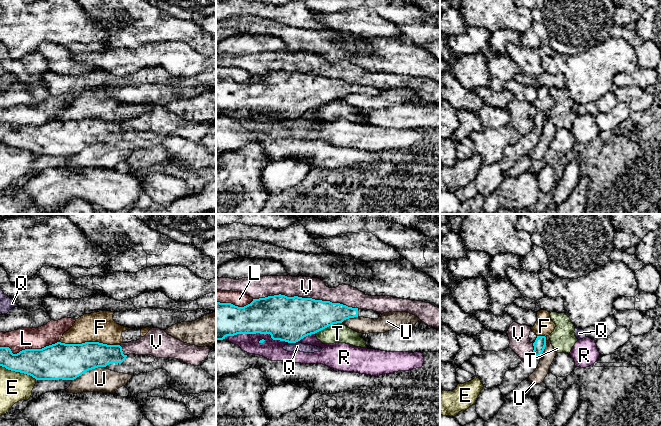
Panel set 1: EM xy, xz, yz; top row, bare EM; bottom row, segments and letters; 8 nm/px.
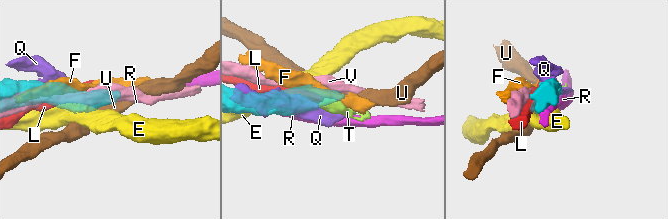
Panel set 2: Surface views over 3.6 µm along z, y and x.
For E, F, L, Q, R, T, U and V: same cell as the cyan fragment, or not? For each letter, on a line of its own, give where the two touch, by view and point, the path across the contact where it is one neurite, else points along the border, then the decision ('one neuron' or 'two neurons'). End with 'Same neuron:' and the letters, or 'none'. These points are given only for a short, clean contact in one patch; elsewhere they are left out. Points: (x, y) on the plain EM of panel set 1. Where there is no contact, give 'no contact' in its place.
E: meets cyan in xy at (18, 147); two neurons
F: meets cyan in xy at (88, 118); two neurons
L: meets cyan in xy at (29, 125); two neurons
Q: meets cyan in xz at (293, 118); two neurons
R: meets cyan in xz at (257, 108); two neurons
T: meets cyan in xz at (327, 102); border along xz (341, 98), (331, 100), (314, 109); two neurons
U: meets cyan in xy at (87, 146); two neurons
V: meets cyan in xz at (306, 74); two neurons
Same neuron: none

